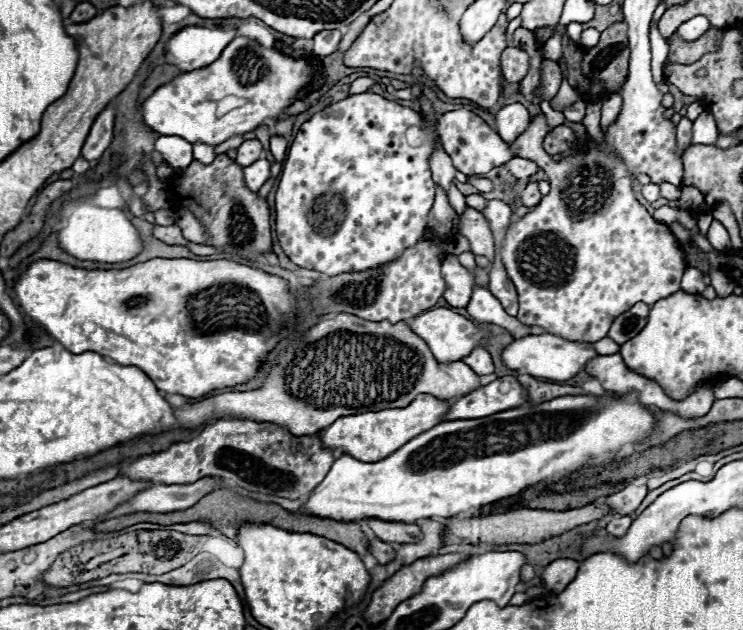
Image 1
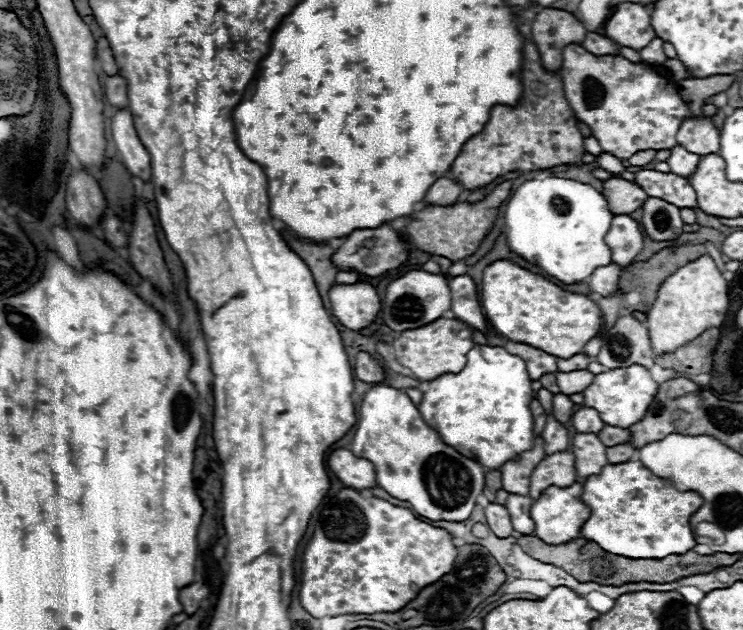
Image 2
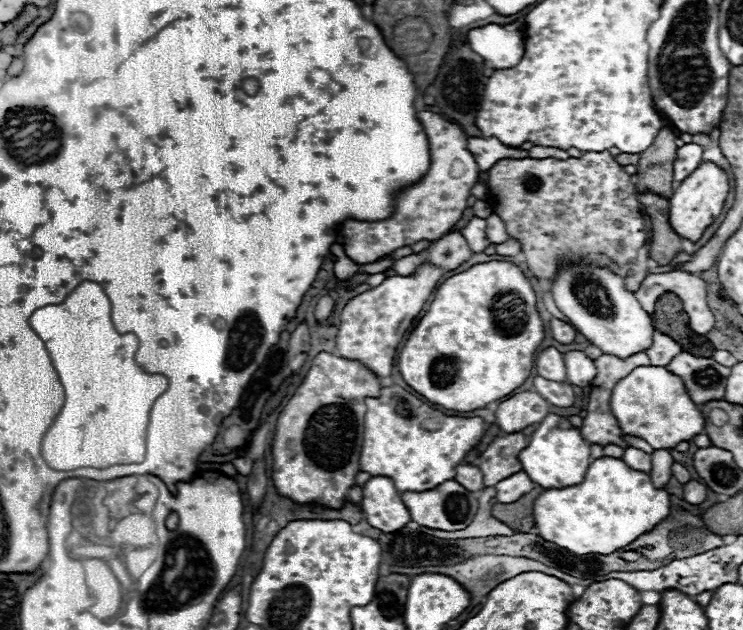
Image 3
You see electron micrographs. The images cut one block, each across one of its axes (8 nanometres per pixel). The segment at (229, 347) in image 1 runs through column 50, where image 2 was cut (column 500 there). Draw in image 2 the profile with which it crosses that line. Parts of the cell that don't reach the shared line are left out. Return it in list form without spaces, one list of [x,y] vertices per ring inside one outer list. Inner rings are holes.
[[[496,260],[490,266],[484,268],[482,274],[482,310],[484,316],[490,324],[490,328],[512,340],[512,342],[522,342],[532,348],[544,350],[548,354],[554,354],[558,358],[570,358],[578,352],[582,352],[584,344],[598,332],[600,328],[600,308],[584,294],[574,294],[574,292],[564,292],[560,286],[552,284],[550,280],[532,274],[508,260]]]

